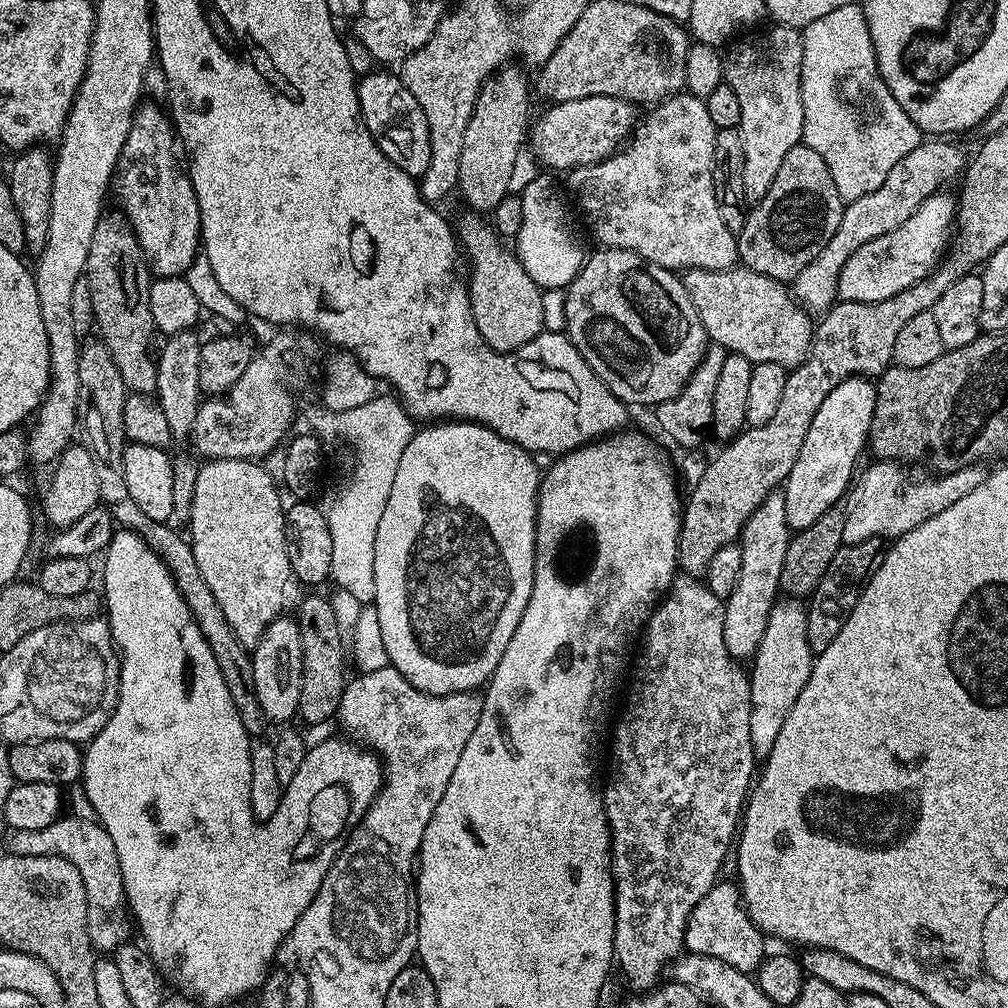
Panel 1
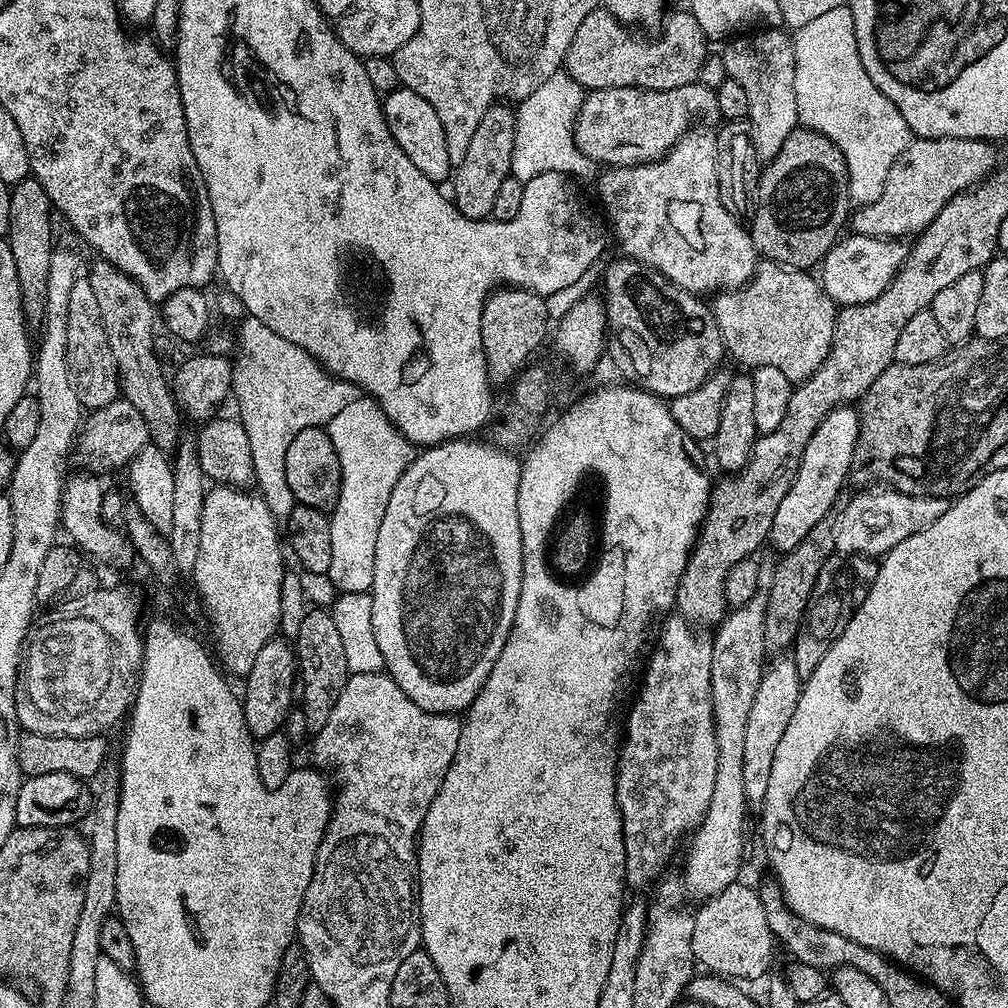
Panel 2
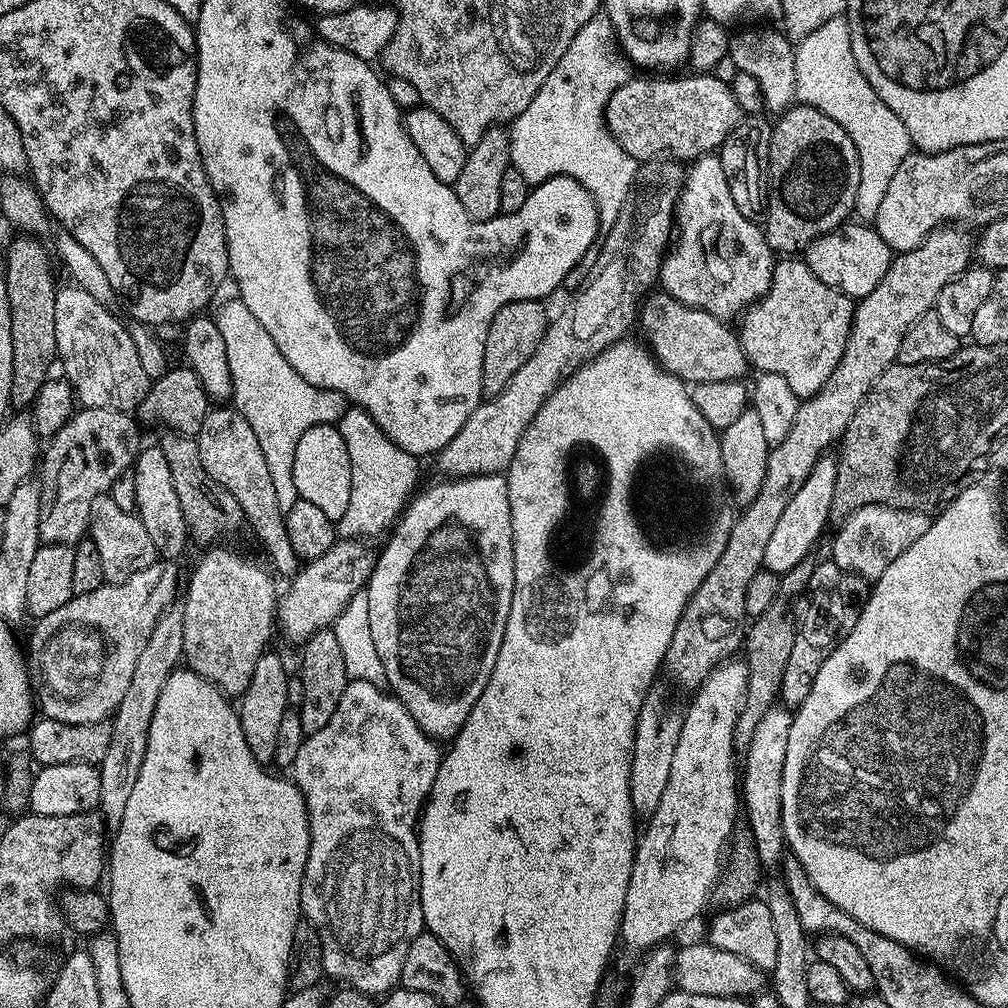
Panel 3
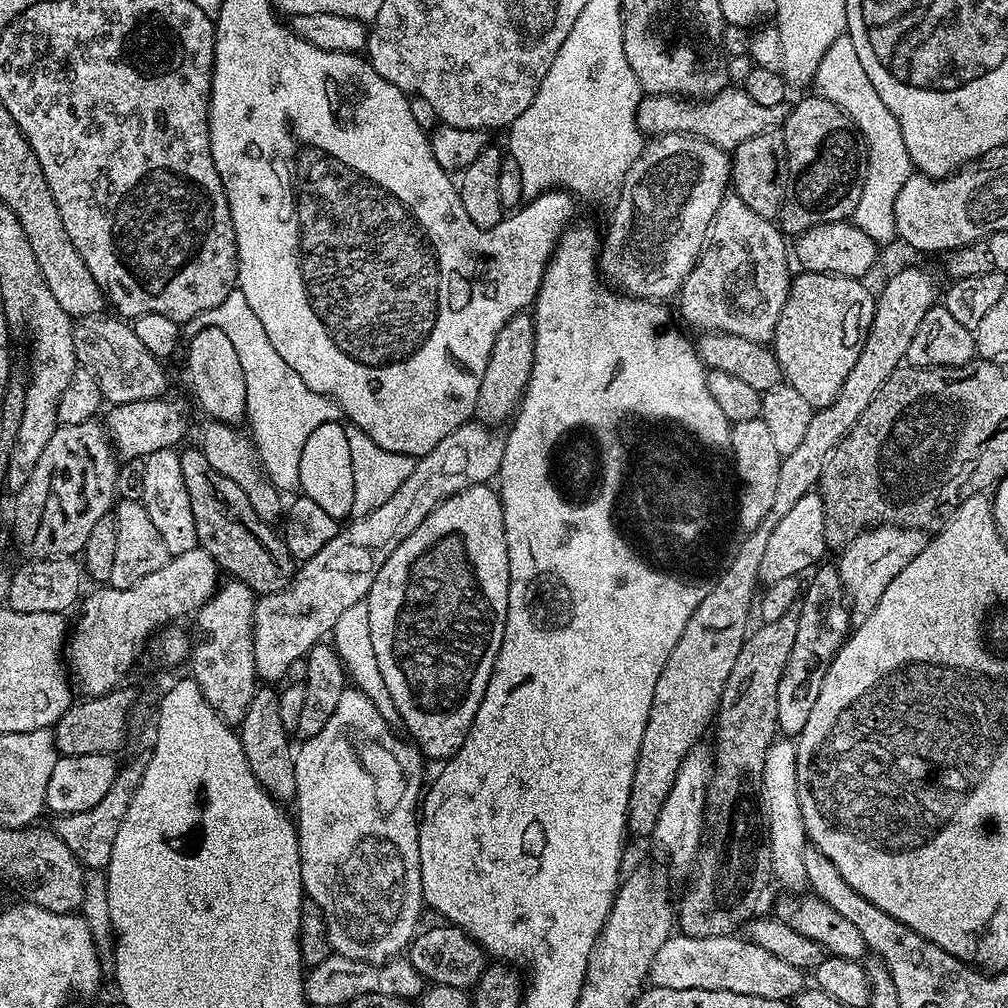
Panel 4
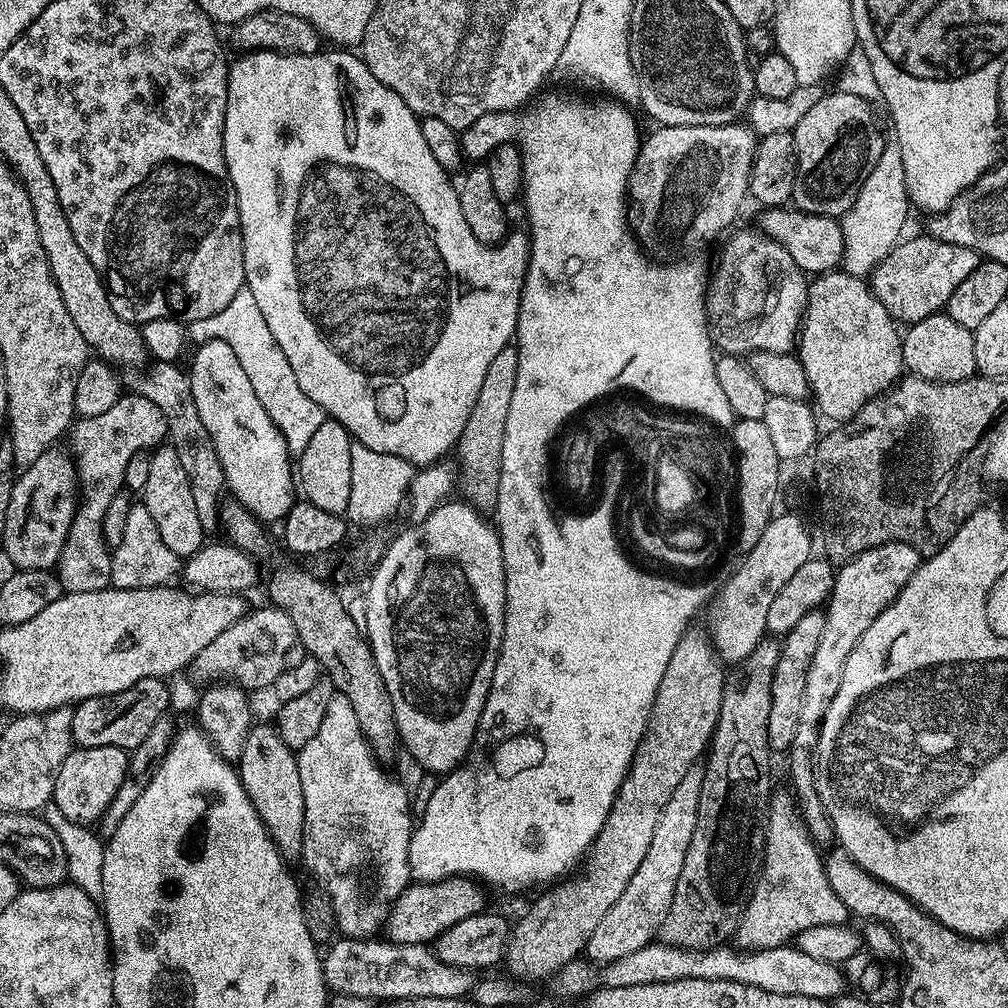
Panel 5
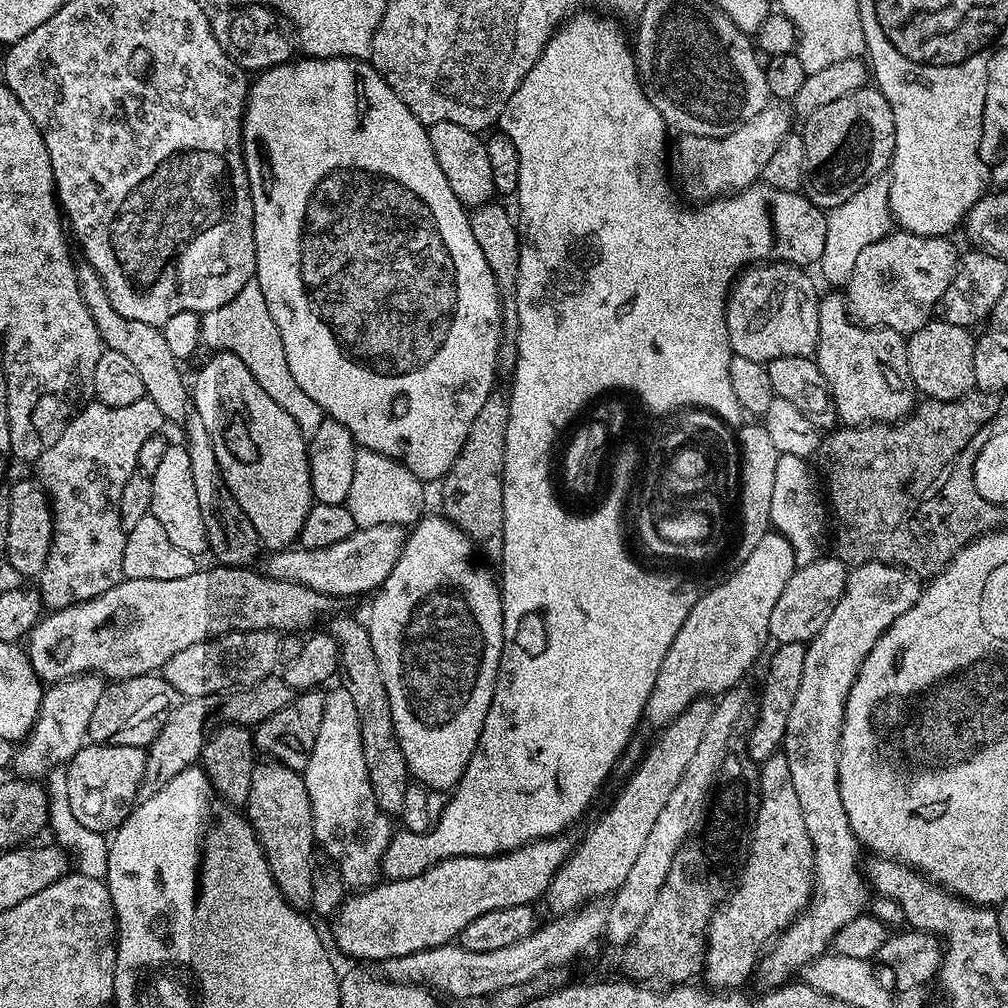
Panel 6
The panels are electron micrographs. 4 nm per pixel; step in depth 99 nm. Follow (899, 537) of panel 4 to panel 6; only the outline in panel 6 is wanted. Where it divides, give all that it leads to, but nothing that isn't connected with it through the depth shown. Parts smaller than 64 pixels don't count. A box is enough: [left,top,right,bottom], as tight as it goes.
[758,562,922,986]

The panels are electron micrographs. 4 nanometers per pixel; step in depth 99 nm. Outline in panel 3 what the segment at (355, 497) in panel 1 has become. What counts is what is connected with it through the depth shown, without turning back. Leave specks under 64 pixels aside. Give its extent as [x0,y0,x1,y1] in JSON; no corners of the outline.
[338,407,421,538]

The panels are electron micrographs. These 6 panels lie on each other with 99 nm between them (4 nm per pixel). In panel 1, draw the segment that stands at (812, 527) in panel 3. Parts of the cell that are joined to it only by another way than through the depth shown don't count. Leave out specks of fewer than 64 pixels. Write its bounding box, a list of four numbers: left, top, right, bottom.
[782,376,876,532]

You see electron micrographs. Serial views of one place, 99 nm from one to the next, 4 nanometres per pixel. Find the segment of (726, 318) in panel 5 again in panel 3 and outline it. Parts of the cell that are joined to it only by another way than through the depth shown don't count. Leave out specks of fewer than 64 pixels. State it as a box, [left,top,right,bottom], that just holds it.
[658,154,774,318]

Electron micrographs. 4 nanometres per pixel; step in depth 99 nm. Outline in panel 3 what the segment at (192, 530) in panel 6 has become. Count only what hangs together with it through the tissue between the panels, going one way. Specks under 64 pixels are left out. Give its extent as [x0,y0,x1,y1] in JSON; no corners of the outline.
[130,446,190,562]

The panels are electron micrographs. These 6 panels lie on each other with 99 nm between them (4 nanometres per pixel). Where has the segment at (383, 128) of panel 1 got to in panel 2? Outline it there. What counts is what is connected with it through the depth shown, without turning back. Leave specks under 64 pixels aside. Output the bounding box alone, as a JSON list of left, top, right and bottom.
[382,86,454,182]

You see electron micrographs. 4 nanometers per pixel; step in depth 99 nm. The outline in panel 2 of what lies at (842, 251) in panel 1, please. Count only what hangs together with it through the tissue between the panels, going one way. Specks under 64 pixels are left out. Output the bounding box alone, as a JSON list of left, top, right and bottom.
[850,138,996,238]

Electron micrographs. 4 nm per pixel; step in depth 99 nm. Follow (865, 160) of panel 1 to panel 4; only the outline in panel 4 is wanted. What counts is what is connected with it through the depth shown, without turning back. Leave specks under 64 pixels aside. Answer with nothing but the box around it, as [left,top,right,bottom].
[814,34,914,246]

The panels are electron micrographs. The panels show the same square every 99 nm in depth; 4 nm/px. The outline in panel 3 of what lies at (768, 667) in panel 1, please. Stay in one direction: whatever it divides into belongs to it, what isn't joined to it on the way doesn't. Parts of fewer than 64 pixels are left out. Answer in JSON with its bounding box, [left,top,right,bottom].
[740,706,793,865]

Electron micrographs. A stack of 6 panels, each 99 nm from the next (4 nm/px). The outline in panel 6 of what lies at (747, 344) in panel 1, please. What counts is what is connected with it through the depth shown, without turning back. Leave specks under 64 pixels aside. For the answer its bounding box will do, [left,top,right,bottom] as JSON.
[814,295,918,426]

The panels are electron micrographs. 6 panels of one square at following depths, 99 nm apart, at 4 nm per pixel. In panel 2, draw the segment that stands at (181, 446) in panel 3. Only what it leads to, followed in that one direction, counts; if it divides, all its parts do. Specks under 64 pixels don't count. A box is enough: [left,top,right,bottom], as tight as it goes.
[86,259,182,453]

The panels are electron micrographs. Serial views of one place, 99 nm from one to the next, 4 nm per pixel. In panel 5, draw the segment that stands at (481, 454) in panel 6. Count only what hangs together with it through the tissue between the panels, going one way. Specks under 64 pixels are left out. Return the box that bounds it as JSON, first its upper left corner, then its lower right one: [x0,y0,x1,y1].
[458,347,518,514]

